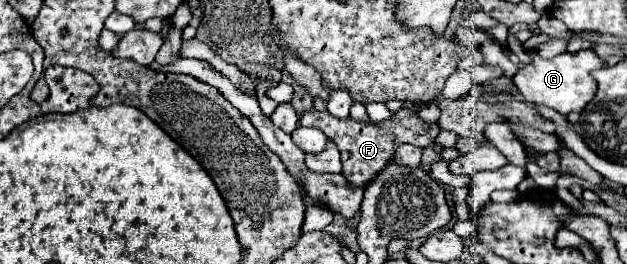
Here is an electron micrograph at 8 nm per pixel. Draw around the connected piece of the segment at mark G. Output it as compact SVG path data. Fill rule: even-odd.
M592 49L578 53L560 53L554 59L540 59L538 55L532 55L532 59L534 61L518 69L518 73L512 79L518 91L524 95L526 103L544 105L562 115L568 115L580 113L592 101L596 93L596 81L592 77L592 71L604 67L604 61Z

